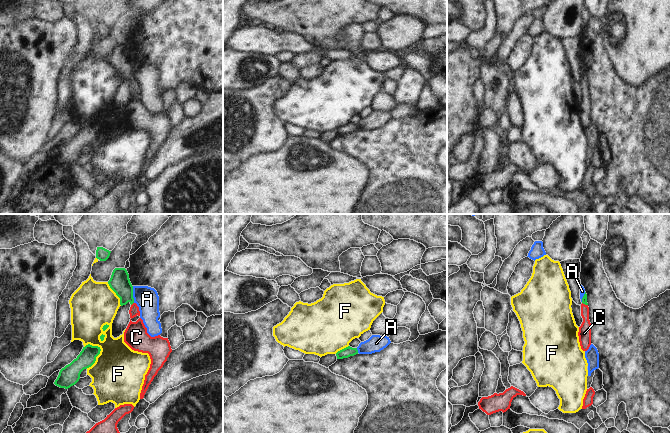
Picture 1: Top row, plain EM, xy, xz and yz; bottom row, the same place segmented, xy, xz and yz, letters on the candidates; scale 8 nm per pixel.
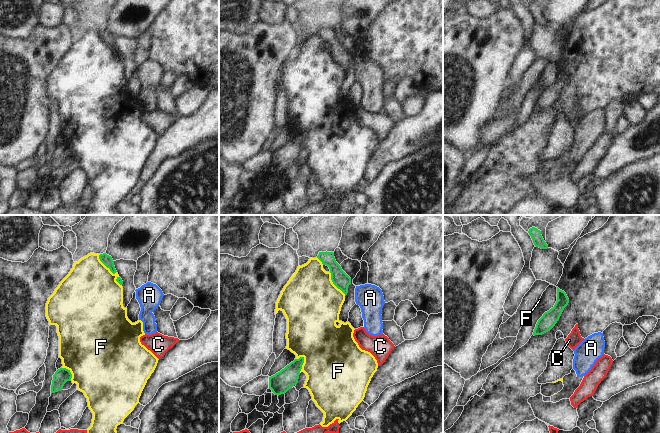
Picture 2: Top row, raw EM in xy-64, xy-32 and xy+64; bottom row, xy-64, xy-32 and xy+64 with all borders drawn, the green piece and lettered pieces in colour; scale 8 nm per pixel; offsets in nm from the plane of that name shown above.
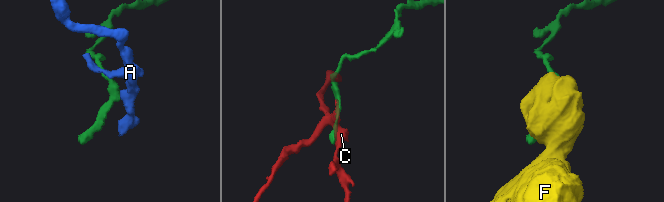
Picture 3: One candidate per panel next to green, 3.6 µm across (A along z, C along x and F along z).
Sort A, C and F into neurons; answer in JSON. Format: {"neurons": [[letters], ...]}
{"neurons": [["A"], ["C"], ["F"]]}

